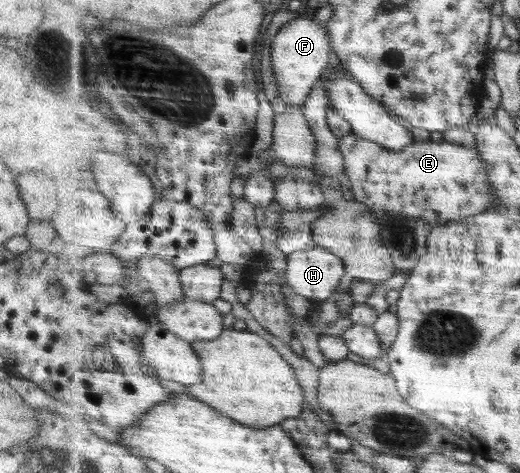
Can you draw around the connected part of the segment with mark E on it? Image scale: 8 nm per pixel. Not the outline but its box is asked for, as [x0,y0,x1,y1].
[340,134,500,226]

